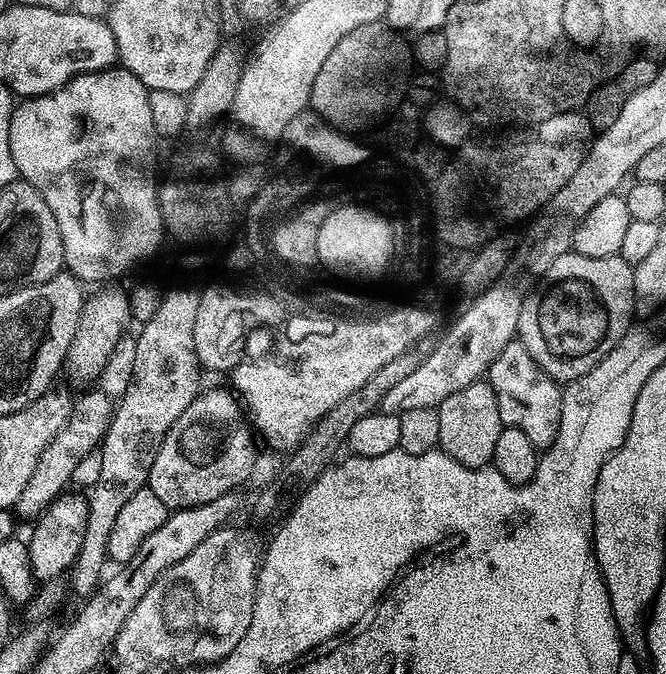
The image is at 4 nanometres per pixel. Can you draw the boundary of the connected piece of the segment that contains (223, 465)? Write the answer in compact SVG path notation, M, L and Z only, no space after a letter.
M201 391L199 396L182 410L182 418L170 426L154 466L150 466L147 487L154 490L169 510L193 508L222 494L239 489L239 484L252 472L256 456L252 444L240 425L240 404L235 395Z

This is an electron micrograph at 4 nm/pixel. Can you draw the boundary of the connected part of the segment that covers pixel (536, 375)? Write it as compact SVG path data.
M514 339L497 354L486 371L486 383L493 390L498 404L498 414L503 427L522 430L538 450L554 442L560 425L560 397L562 388L551 376L547 376L534 362L530 350Z

